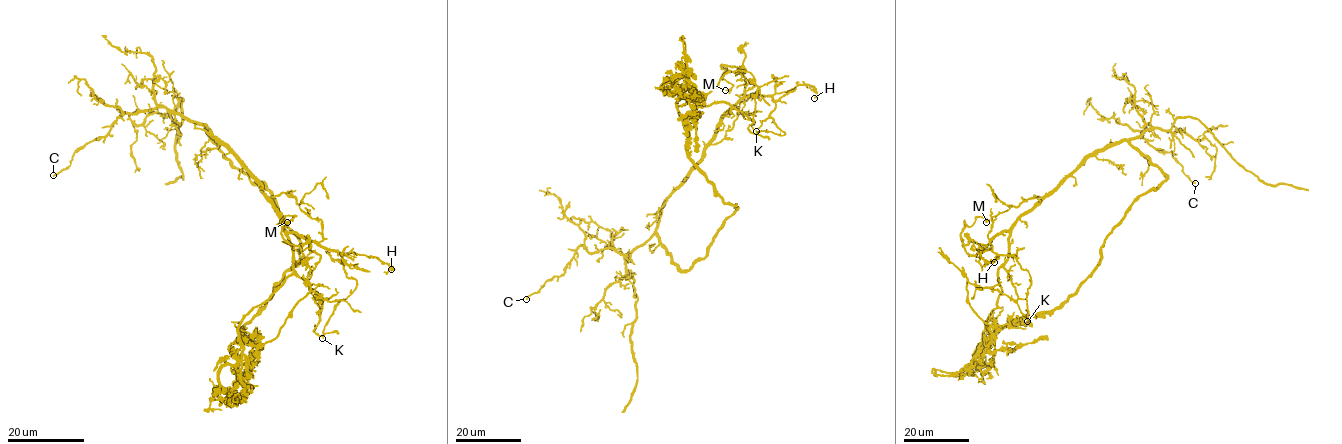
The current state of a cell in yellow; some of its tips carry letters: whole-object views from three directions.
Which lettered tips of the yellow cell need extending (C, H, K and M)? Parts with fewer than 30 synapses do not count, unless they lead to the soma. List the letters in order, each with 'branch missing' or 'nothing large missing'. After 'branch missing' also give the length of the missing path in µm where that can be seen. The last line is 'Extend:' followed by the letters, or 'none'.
C: nothing large missing
H: nothing large missing
K: nothing large missing
M: nothing large missing
Extend: none

